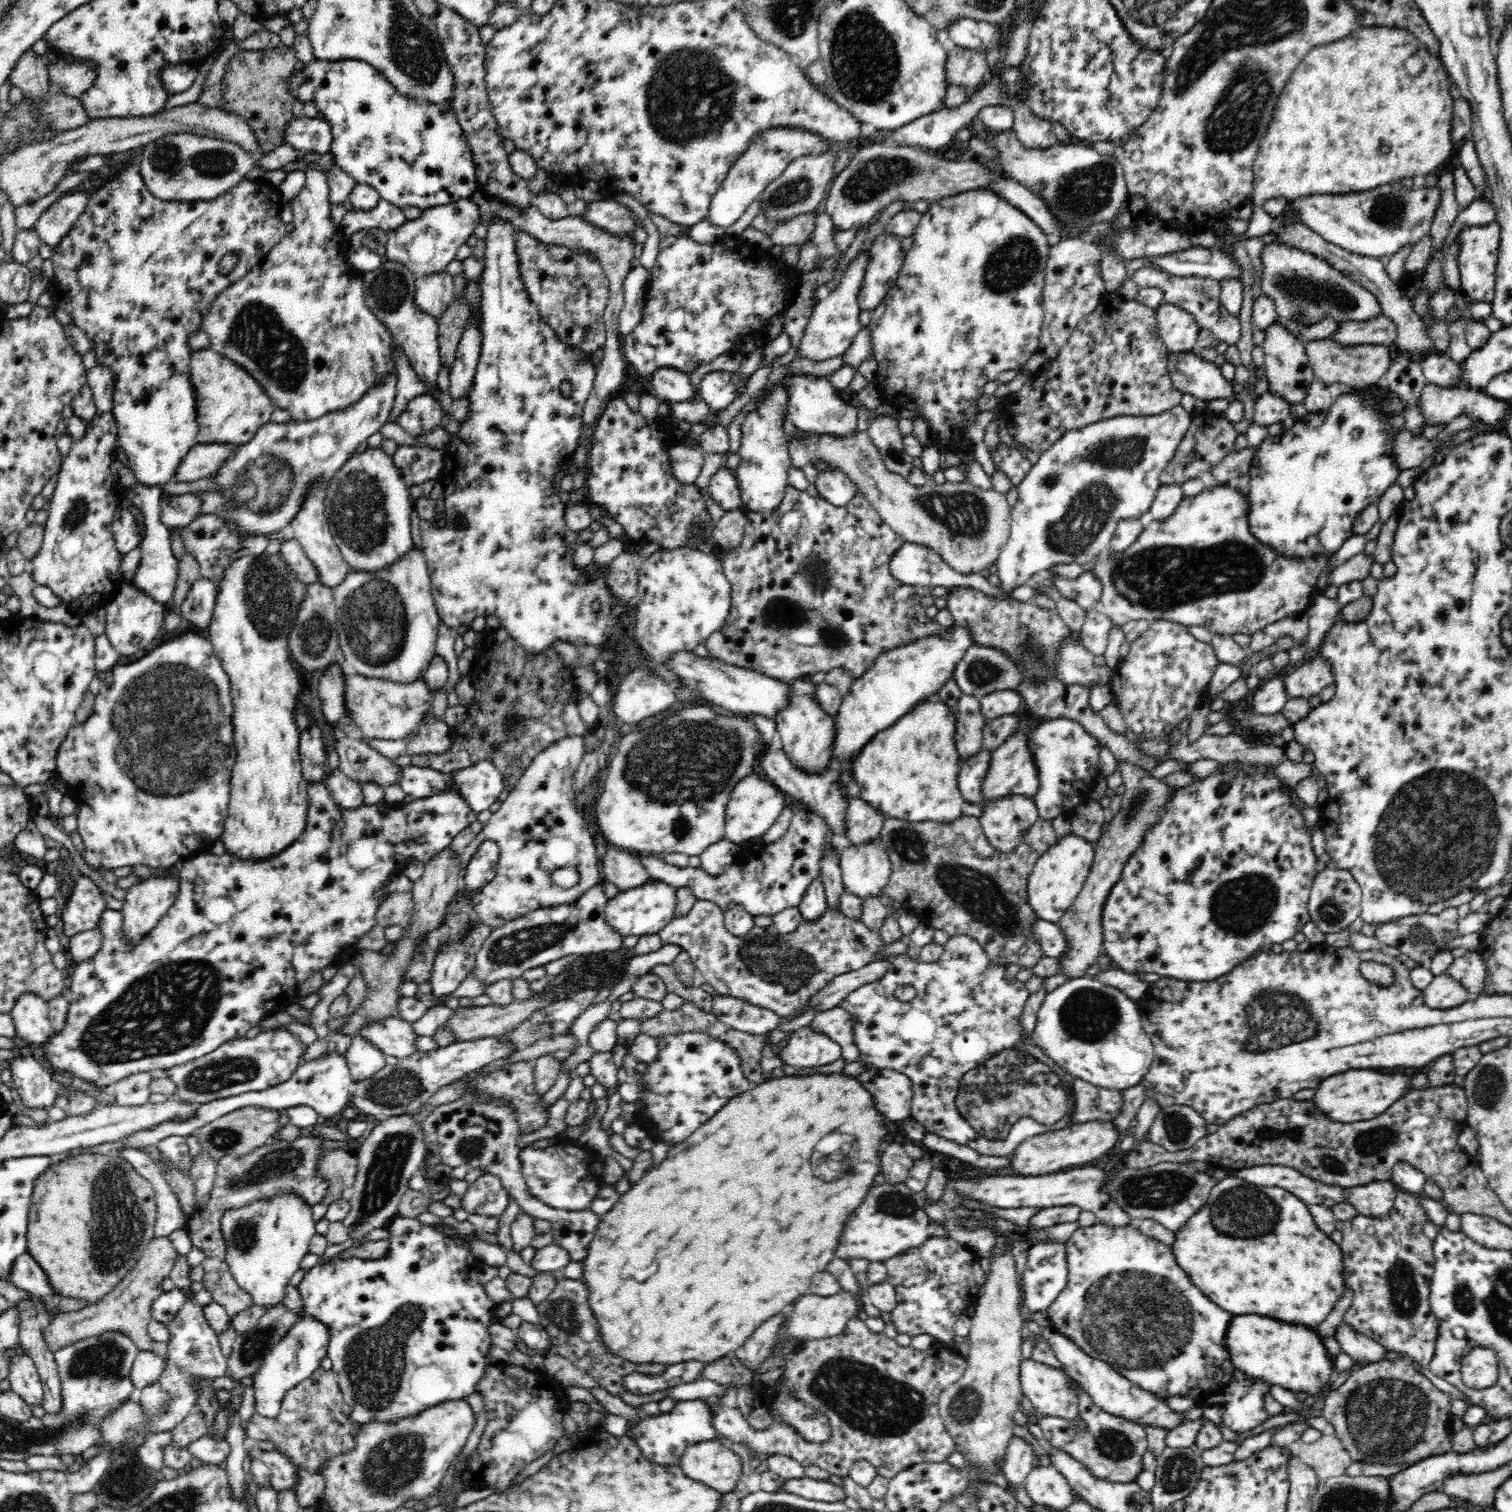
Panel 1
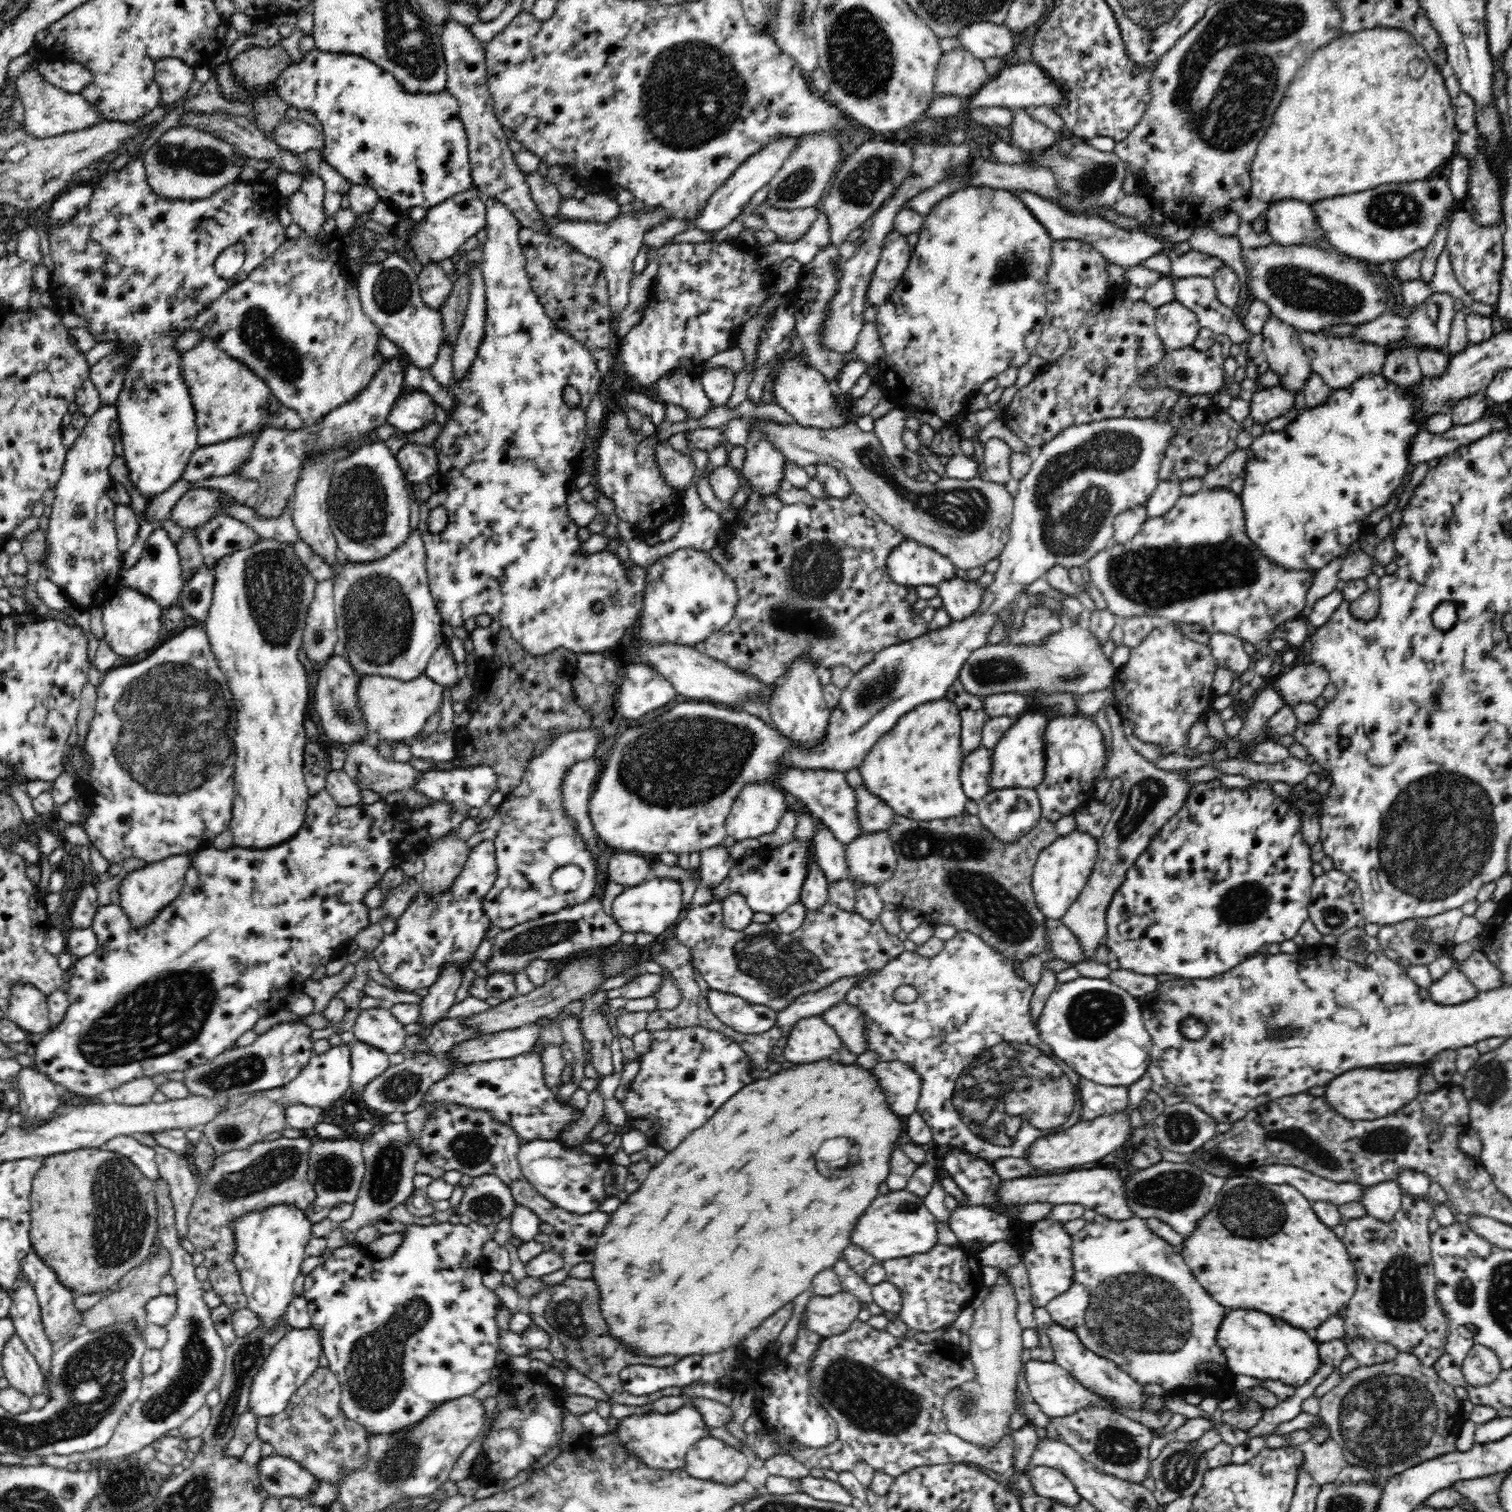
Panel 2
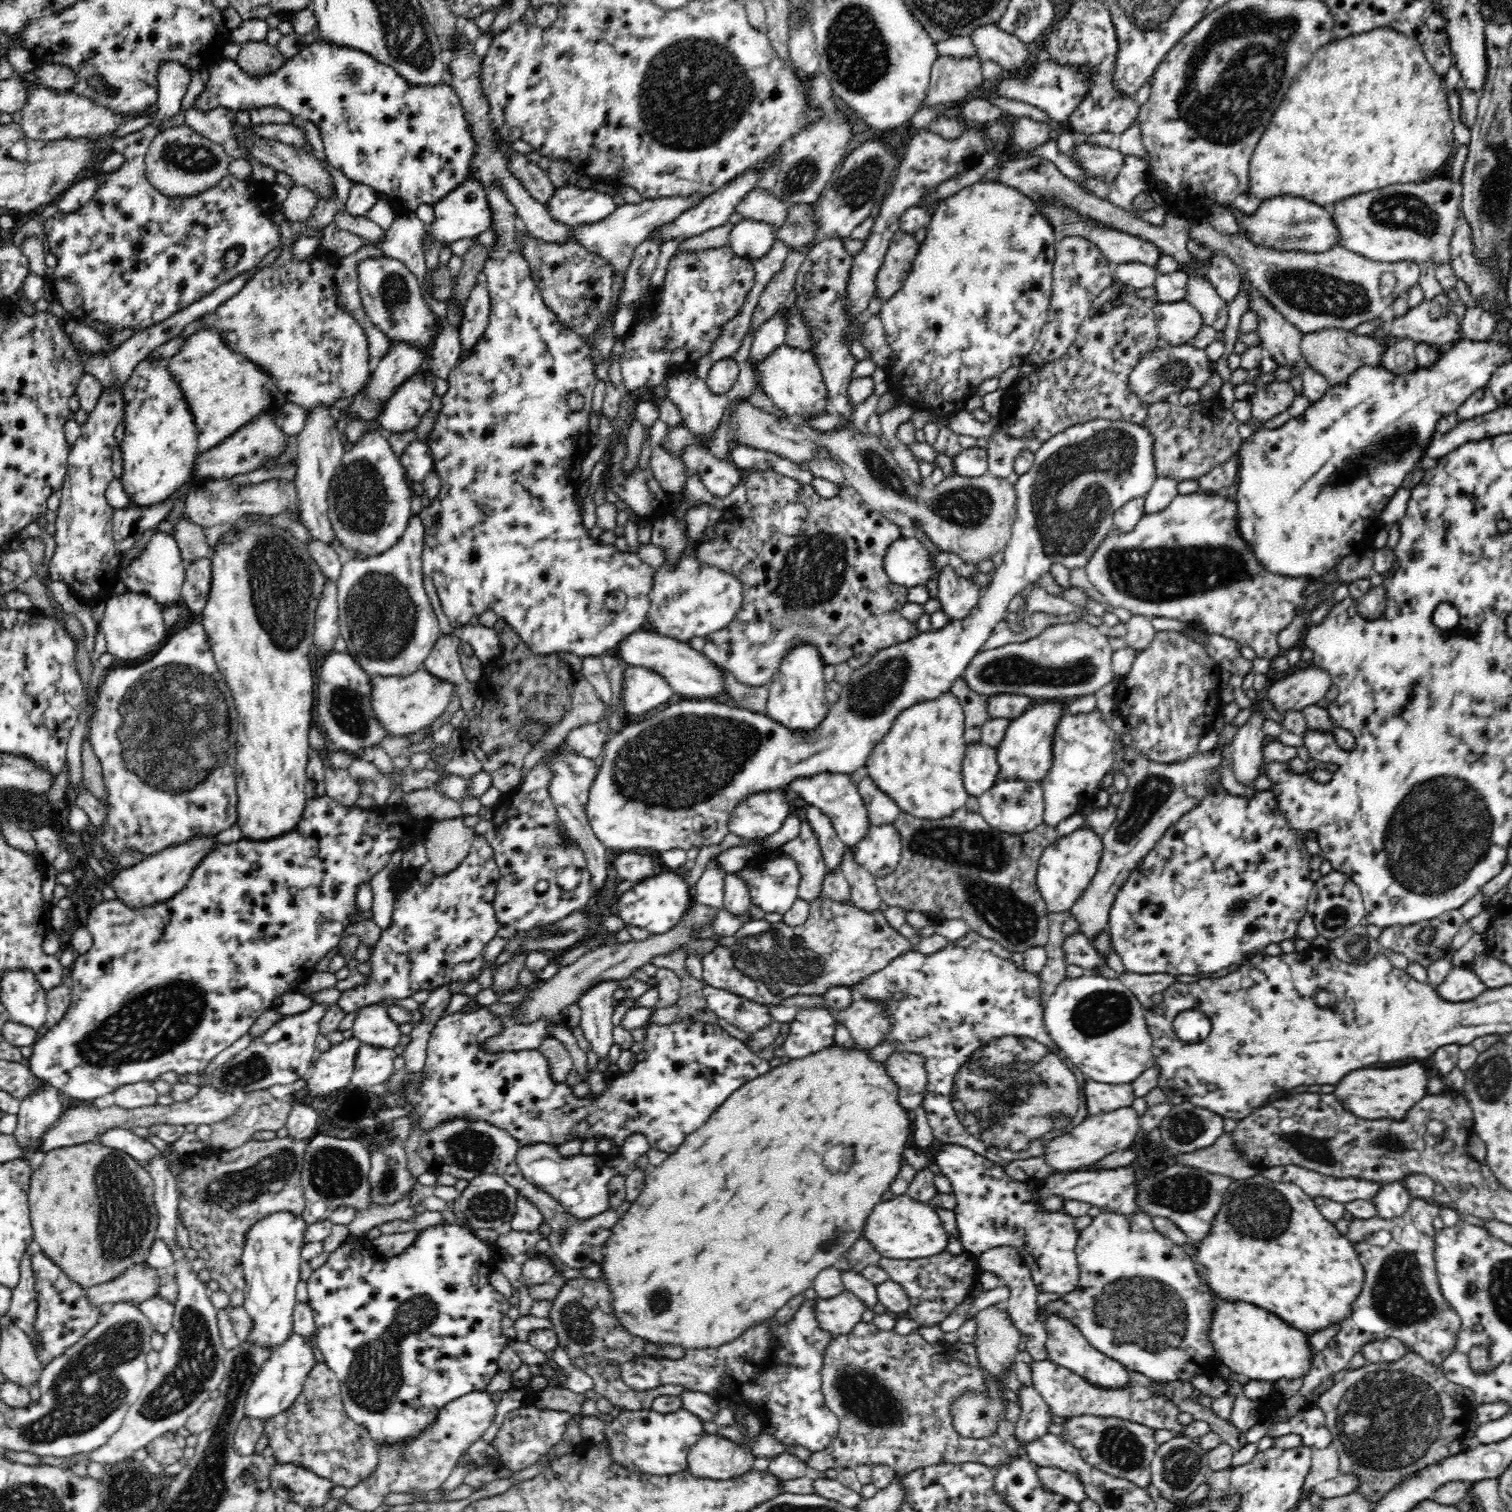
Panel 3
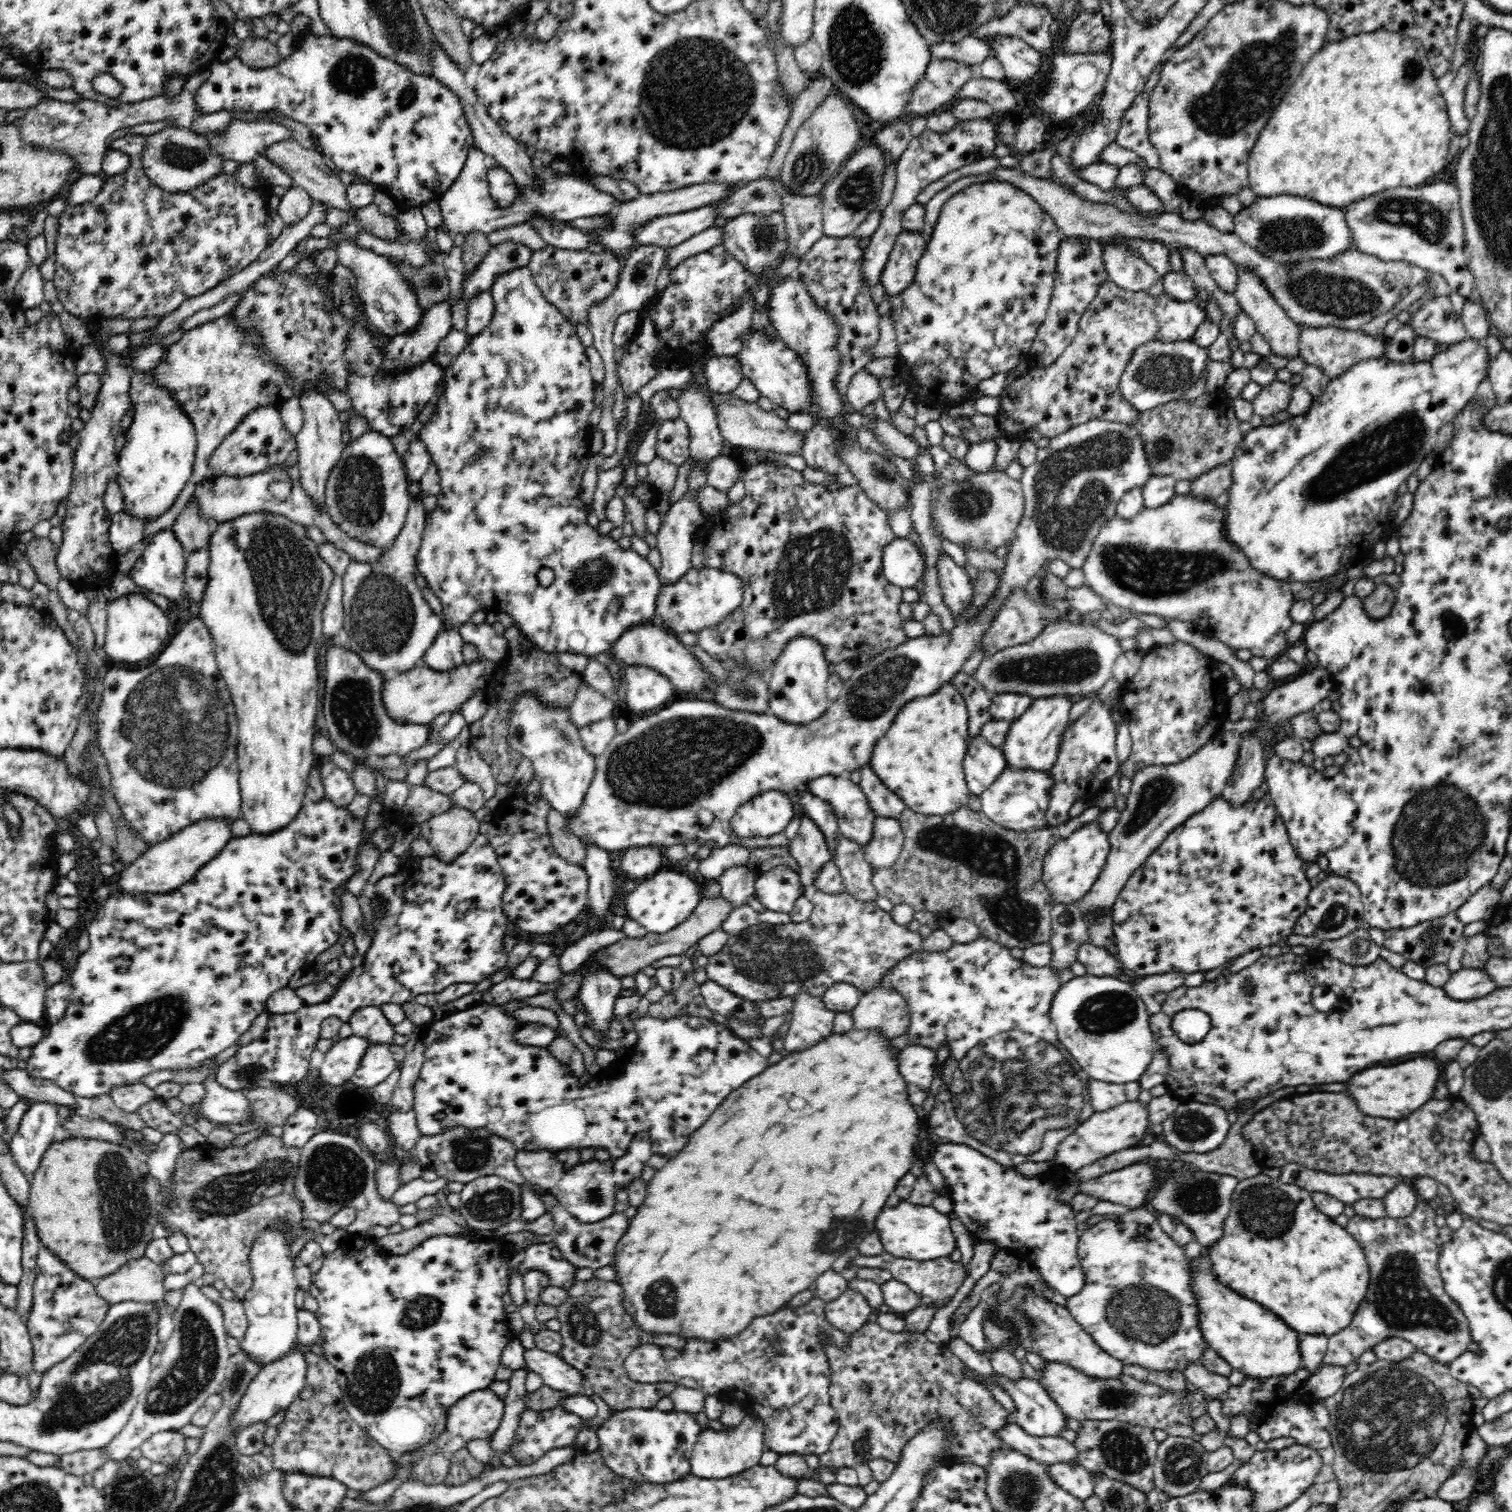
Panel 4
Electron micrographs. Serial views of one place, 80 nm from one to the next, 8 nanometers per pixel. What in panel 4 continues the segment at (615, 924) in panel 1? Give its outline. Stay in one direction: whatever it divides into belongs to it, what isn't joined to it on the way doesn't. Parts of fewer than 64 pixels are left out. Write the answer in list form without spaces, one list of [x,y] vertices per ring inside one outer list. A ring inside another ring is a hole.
[[[676,868],[659,870],[649,878],[637,881],[635,888],[624,898],[624,918],[630,918],[642,925],[648,933],[664,934],[684,922],[700,902],[701,884],[699,880]]]

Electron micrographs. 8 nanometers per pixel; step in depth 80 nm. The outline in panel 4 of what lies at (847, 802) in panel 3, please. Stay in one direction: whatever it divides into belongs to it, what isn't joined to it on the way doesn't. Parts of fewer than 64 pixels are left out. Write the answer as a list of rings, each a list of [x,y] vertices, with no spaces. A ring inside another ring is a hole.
[[[826,774],[804,782],[802,787],[808,789],[808,794],[812,795],[812,797],[822,799],[822,801],[830,804],[828,807],[832,807],[832,813],[836,815],[836,824],[838,824],[840,835],[862,846],[871,840],[873,836],[872,830],[874,830],[874,811],[870,809],[868,799],[862,793],[862,789],[851,781],[848,776]]]

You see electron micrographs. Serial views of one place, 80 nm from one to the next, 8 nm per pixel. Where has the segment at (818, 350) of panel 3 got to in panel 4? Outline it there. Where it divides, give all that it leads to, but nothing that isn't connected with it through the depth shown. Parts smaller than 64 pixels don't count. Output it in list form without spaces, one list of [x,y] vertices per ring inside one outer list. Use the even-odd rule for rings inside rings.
[[[823,236],[810,247],[796,268],[798,279],[800,283],[804,283],[810,299],[836,323],[838,336],[834,340],[834,347],[838,349],[840,361],[834,376],[834,387],[842,404],[847,404],[850,411],[856,412],[866,404],[872,404],[880,396],[877,376],[862,371],[873,360],[864,350],[878,342],[880,318],[868,287],[864,285],[864,281],[860,281],[860,266],[862,250],[858,248],[858,239]]]

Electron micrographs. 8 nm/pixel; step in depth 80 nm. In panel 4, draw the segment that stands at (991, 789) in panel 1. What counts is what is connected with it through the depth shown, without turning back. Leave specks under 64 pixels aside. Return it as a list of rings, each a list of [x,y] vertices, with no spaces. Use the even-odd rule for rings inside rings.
[[[1050,696],[1034,699],[1028,711],[1011,721],[1004,744],[999,747],[1006,767],[1030,771],[1049,771],[1053,767],[1060,746],[1060,736],[1068,724],[1068,712],[1073,705],[1070,697]]]

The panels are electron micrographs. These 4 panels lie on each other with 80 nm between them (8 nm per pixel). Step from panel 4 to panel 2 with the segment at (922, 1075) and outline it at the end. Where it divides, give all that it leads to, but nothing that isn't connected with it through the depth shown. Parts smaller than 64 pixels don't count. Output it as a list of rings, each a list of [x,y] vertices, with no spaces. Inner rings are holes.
[[[879,1062],[869,1072],[886,1092],[886,1102],[898,1116],[910,1116],[916,1111],[921,1079],[909,1066],[900,1062]]]

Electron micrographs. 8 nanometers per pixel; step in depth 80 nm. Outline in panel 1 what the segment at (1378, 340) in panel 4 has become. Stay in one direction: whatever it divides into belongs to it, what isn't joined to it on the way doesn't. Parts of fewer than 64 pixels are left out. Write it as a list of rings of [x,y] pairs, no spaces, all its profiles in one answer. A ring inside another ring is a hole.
[[[1314,339],[1305,342],[1305,352],[1312,365],[1316,378],[1322,383],[1334,386],[1336,383],[1345,388],[1358,388],[1376,386],[1384,381],[1390,365],[1394,363],[1397,352],[1393,347],[1383,344],[1364,345],[1338,345],[1330,339]]]

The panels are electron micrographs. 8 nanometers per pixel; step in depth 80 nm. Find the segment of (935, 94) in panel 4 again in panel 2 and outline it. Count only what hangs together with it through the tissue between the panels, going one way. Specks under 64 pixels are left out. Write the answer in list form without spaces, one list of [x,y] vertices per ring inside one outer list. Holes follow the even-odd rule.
[[[956,46],[954,50],[943,53],[938,63],[936,95],[971,97],[986,84],[989,77],[984,59],[976,58],[962,46]]]

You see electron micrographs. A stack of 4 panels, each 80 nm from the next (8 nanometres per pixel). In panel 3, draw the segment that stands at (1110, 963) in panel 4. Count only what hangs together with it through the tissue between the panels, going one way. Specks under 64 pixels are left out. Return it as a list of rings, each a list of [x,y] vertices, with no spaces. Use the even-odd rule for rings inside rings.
[[[1080,932],[1068,934],[1062,940],[1062,949],[1064,949],[1064,956],[1067,957],[1066,964],[1068,965],[1076,964],[1086,970],[1092,970],[1096,966],[1106,966],[1106,959]]]

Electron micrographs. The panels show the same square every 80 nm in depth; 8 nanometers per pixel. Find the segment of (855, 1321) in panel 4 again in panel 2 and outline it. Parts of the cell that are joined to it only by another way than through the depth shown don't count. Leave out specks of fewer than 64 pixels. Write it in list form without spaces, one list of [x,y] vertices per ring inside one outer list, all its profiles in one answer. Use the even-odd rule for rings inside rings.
[[[840,1291],[834,1296],[812,1294],[805,1305],[800,1327],[810,1329],[822,1338],[838,1335],[848,1330],[865,1306],[851,1292]]]

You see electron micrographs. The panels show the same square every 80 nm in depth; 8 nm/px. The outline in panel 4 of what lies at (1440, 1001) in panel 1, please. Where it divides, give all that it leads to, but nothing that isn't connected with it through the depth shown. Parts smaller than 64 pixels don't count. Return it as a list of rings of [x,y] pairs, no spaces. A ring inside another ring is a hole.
[[[1460,968],[1450,974],[1442,989],[1454,1000],[1470,1001],[1490,994],[1496,989],[1496,983],[1482,969]]]

